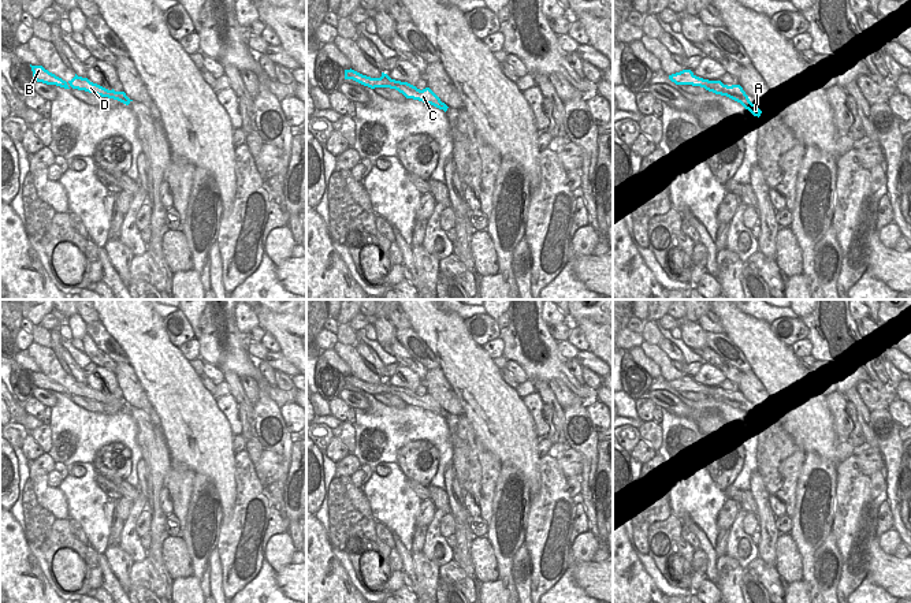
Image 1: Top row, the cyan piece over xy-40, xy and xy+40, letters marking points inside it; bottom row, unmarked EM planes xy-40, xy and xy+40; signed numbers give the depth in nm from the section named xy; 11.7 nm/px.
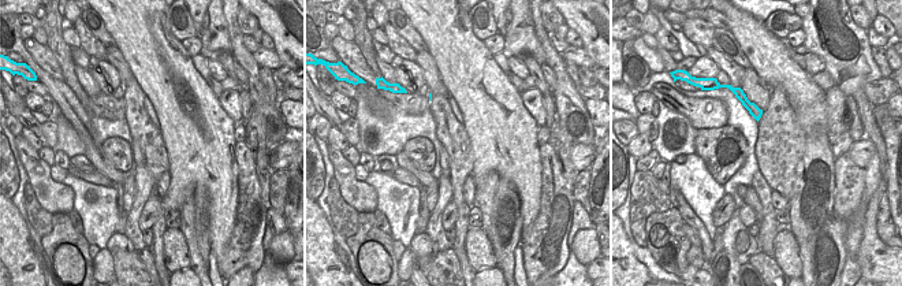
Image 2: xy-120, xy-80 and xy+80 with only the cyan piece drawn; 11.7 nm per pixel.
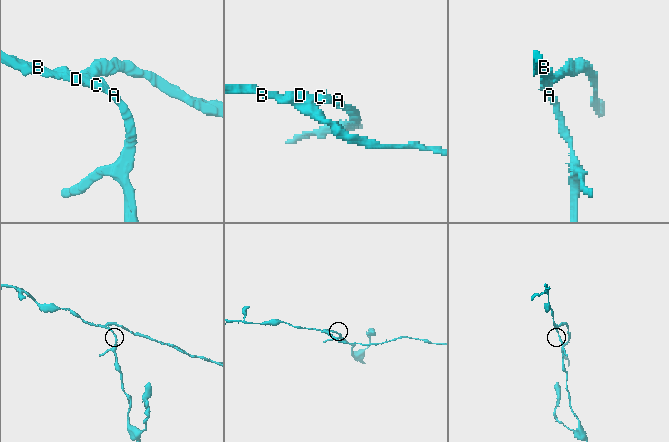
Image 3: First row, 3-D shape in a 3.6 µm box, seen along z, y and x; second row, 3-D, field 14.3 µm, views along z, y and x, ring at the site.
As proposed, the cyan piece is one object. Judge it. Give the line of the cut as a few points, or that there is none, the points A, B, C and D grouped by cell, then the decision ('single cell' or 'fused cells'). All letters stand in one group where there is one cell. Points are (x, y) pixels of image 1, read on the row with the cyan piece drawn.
cut xy+40 (701, 86), (706, 82), (713, 82), (720, 88), (729, 88); groups A C D / B; fused cells

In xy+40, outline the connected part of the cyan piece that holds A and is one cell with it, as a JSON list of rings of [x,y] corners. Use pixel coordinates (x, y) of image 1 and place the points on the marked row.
[[[706,82],[703,86],[706,90],[713,92],[715,94],[726,96],[737,103],[740,103],[745,109],[748,109],[754,116],[761,116],[762,111],[750,101],[748,96],[743,90],[740,85],[732,85],[728,89],[719,89],[717,85],[711,82]]]

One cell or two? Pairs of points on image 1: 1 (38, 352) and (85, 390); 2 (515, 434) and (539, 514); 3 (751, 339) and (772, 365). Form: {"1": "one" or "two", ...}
{"1": "one", "2": "two", "3": "one"}

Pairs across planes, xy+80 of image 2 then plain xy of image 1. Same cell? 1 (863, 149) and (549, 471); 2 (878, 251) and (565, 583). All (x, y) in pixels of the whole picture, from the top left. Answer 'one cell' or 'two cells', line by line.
1: two cells
2: two cells

